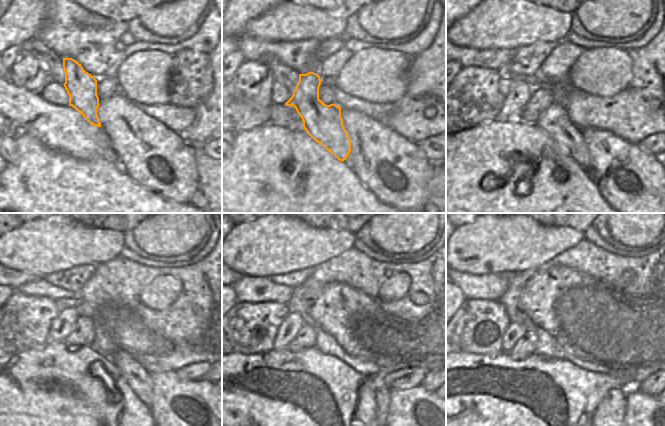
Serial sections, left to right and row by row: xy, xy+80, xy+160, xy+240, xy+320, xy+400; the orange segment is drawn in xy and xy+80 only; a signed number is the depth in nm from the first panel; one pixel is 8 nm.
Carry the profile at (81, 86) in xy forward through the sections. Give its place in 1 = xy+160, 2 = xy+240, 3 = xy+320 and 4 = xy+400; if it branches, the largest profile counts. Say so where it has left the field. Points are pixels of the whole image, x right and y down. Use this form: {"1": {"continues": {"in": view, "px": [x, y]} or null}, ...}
{"1": {"continues": {"in": "xy+160", "px": [554, 121]}}, "2": {"continues": {"in": "xy+240", "px": [138, 378]}}, "3": {"continues": {"in": "xy+320", "px": [382, 398]}}, "4": {"continues": {"in": "xy+400", "px": [609, 416]}}}

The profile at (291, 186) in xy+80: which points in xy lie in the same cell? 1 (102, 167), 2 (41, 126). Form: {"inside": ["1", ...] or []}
{"inside": ["1"]}

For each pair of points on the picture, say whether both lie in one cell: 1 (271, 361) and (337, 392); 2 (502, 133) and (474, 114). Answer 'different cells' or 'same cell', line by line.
1: same cell
2: different cells

